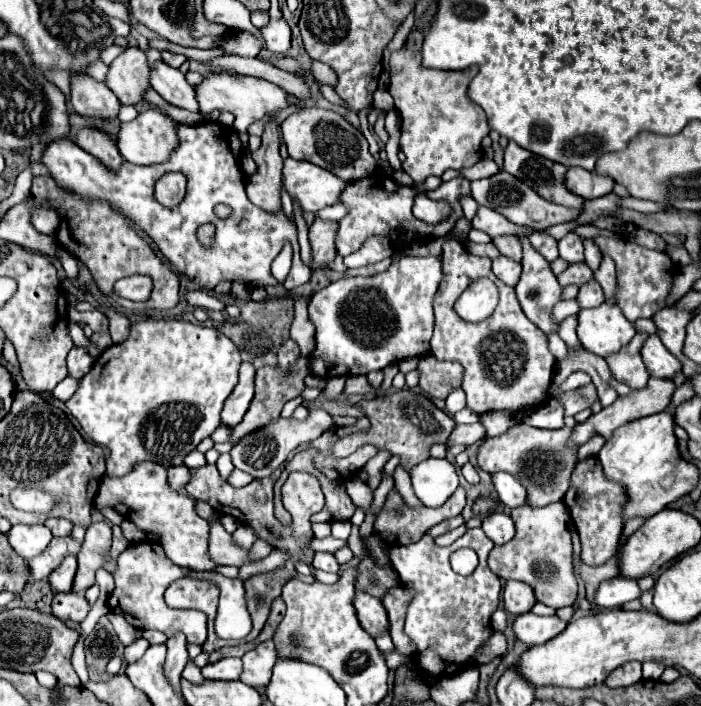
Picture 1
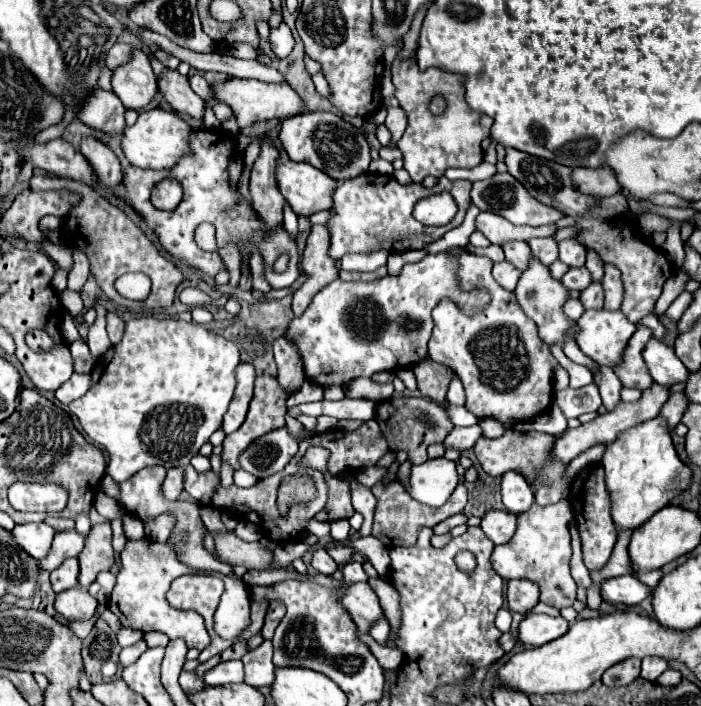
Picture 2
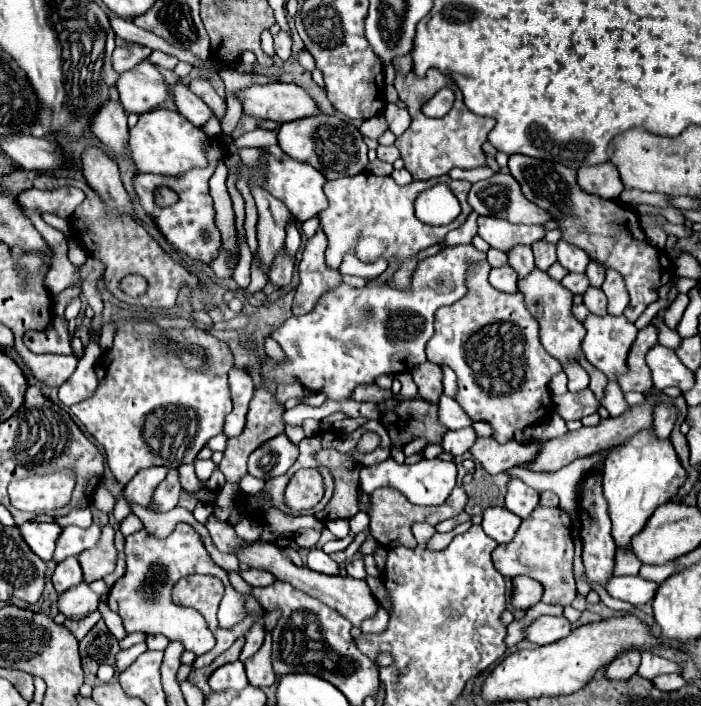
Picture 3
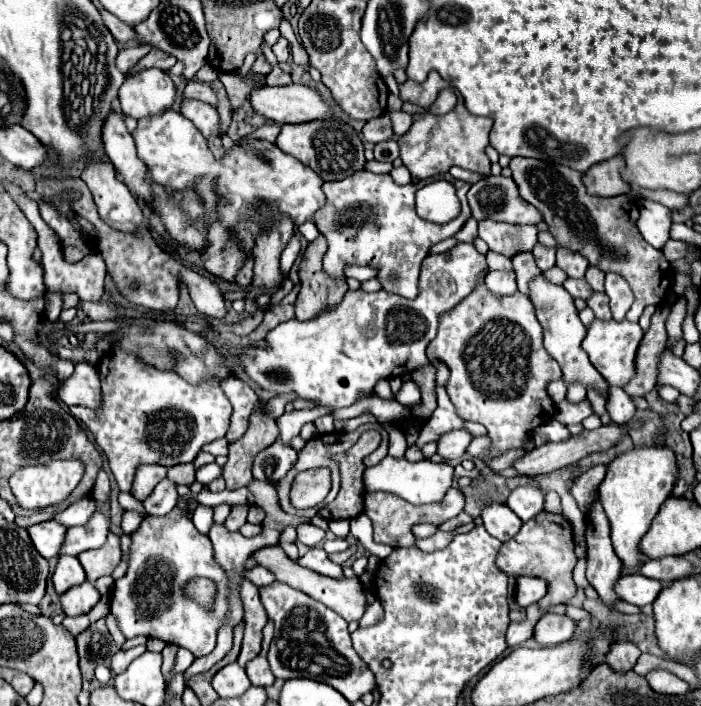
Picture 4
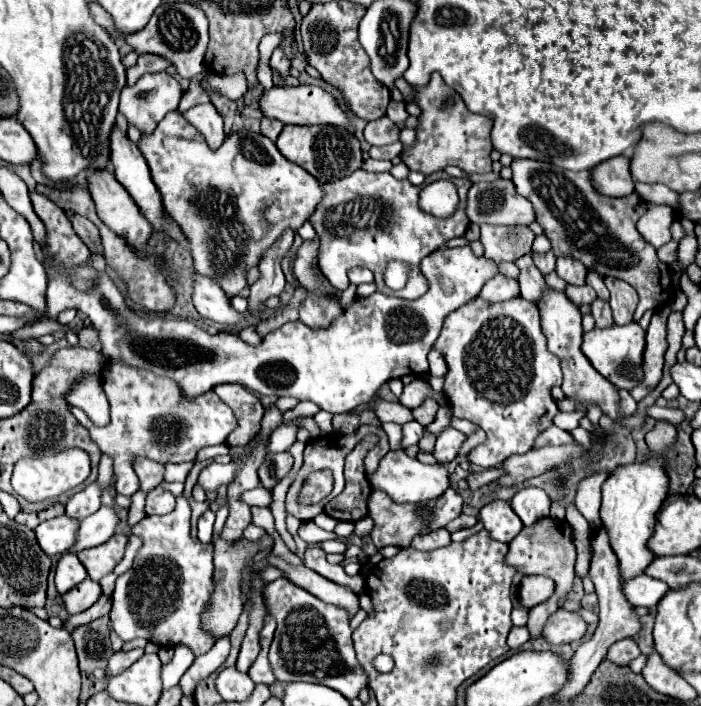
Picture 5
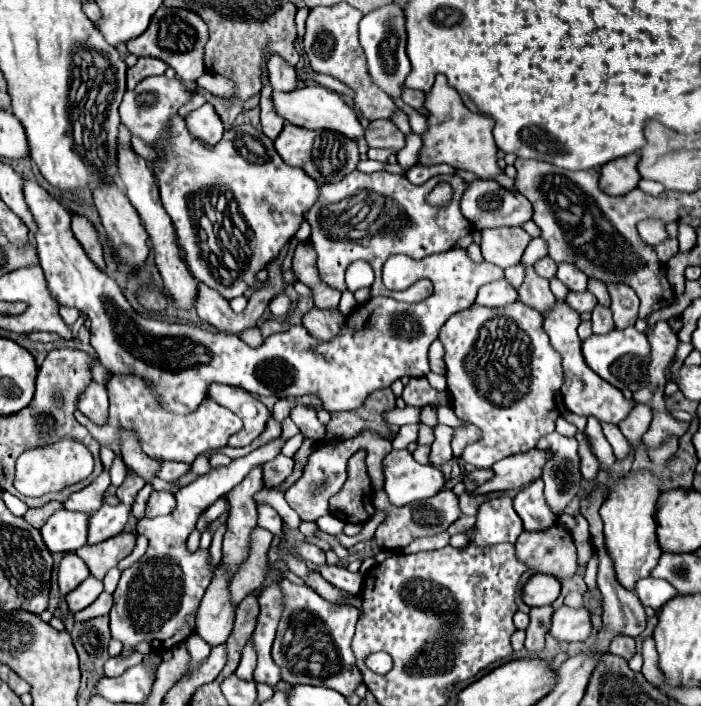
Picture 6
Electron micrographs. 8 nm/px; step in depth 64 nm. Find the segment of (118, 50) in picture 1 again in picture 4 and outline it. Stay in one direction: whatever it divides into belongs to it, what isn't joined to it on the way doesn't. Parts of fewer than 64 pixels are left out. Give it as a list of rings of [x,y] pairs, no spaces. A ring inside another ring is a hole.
[[[134,46],[134,48],[124,48],[118,52],[118,58],[116,58],[116,66],[120,68],[120,72],[128,72],[142,56],[146,56],[150,52],[150,48],[146,46]]]

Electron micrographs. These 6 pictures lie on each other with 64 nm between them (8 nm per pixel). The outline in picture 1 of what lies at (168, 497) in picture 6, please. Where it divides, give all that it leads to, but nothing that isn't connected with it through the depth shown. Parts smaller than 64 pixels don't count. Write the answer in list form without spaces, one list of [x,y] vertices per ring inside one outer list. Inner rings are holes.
[[[172,466],[168,468],[168,484],[172,490],[182,490],[190,480],[190,472],[186,466]]]

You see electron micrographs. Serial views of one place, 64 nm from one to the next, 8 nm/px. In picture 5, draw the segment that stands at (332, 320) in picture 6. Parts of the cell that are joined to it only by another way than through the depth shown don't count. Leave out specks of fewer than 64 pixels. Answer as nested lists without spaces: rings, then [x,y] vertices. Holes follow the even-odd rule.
[[[308,292],[308,298],[300,308],[300,322],[310,328],[328,328],[328,324],[340,316],[340,310],[338,298],[318,298],[316,294]]]

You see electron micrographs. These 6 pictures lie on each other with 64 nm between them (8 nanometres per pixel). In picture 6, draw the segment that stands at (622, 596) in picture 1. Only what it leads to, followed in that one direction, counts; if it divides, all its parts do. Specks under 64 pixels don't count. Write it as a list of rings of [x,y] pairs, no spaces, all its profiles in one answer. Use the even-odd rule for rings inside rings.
[[[652,576],[638,580],[634,592],[638,594],[638,598],[644,606],[652,606],[654,610],[660,610],[668,600],[678,596],[678,592],[676,592],[676,588],[672,588],[672,584],[668,584],[666,580],[652,578]]]

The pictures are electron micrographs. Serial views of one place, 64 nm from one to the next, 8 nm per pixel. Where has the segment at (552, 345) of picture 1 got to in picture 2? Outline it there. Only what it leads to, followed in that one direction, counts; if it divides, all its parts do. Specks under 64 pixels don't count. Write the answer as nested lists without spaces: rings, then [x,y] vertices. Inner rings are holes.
[[[551,346],[550,351],[558,363],[569,373],[569,387],[582,388],[588,384],[588,368],[578,366],[572,362],[563,352],[562,347]]]

